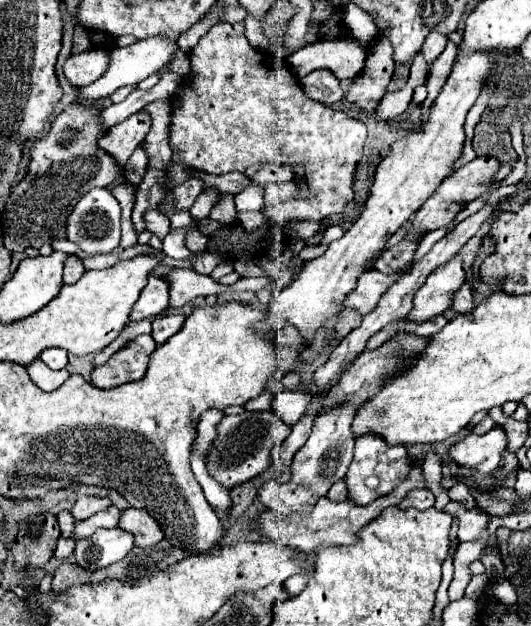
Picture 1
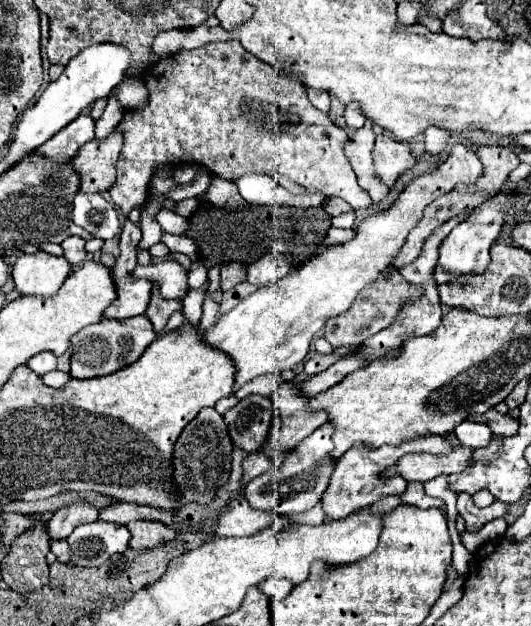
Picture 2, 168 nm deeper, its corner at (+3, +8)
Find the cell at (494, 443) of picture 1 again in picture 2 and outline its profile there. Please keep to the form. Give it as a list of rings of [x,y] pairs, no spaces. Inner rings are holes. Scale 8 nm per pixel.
[[[454,446],[448,454],[406,454],[384,476],[400,474],[408,482],[428,482],[440,474],[456,474],[472,464],[470,446]]]

